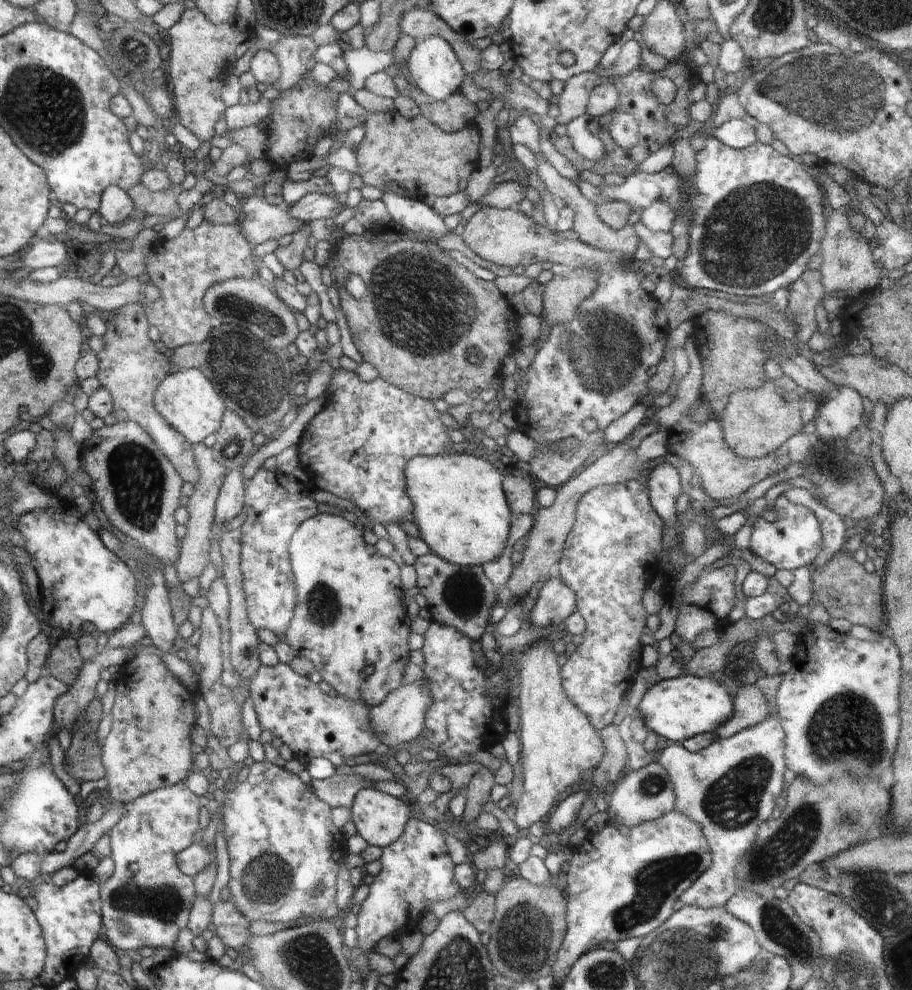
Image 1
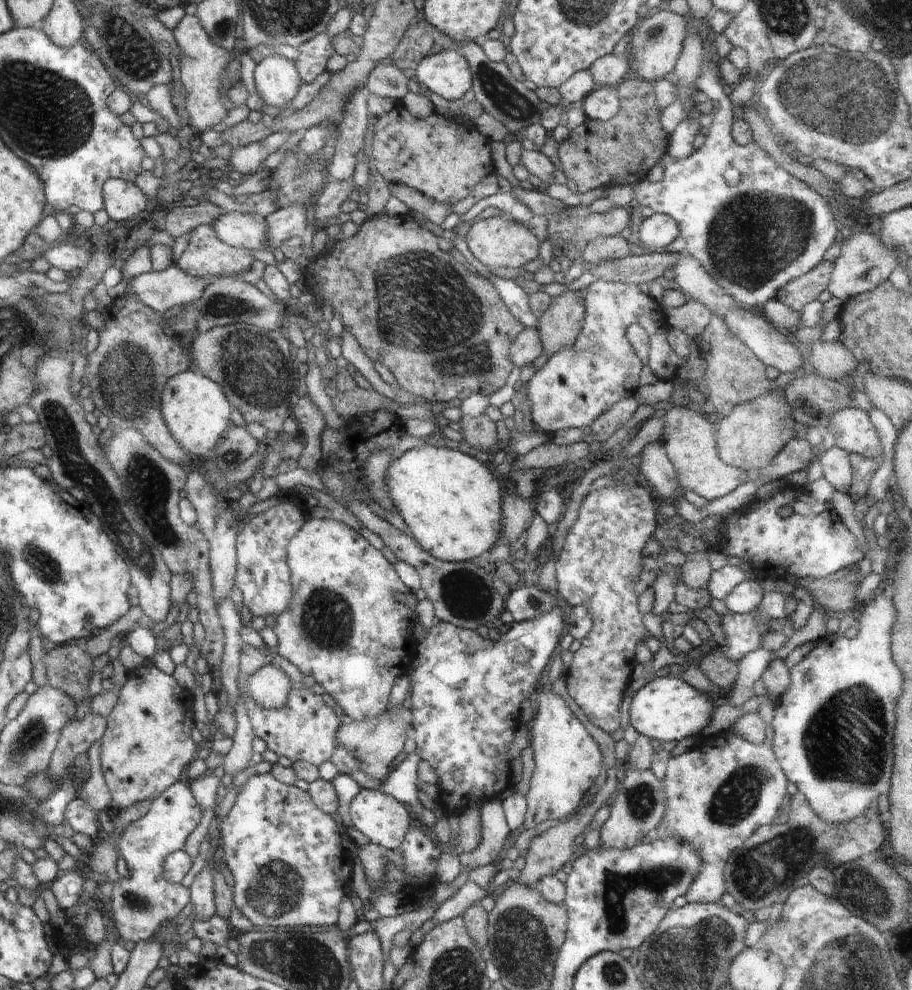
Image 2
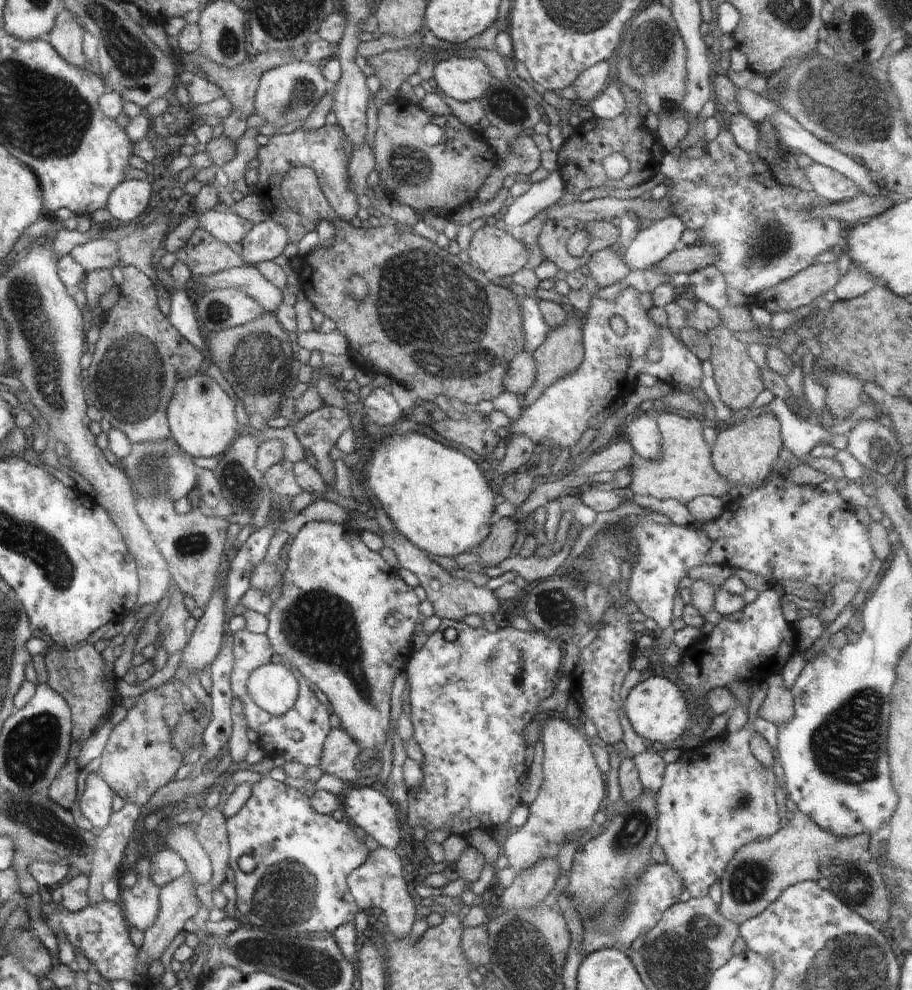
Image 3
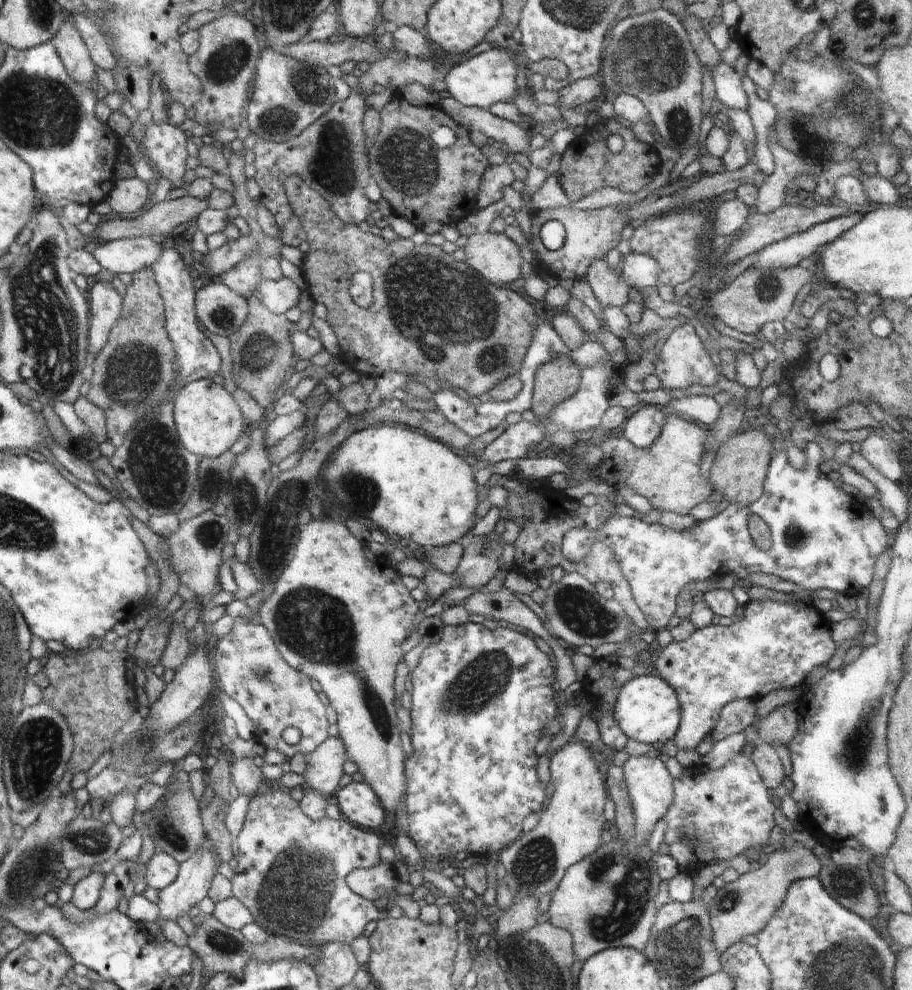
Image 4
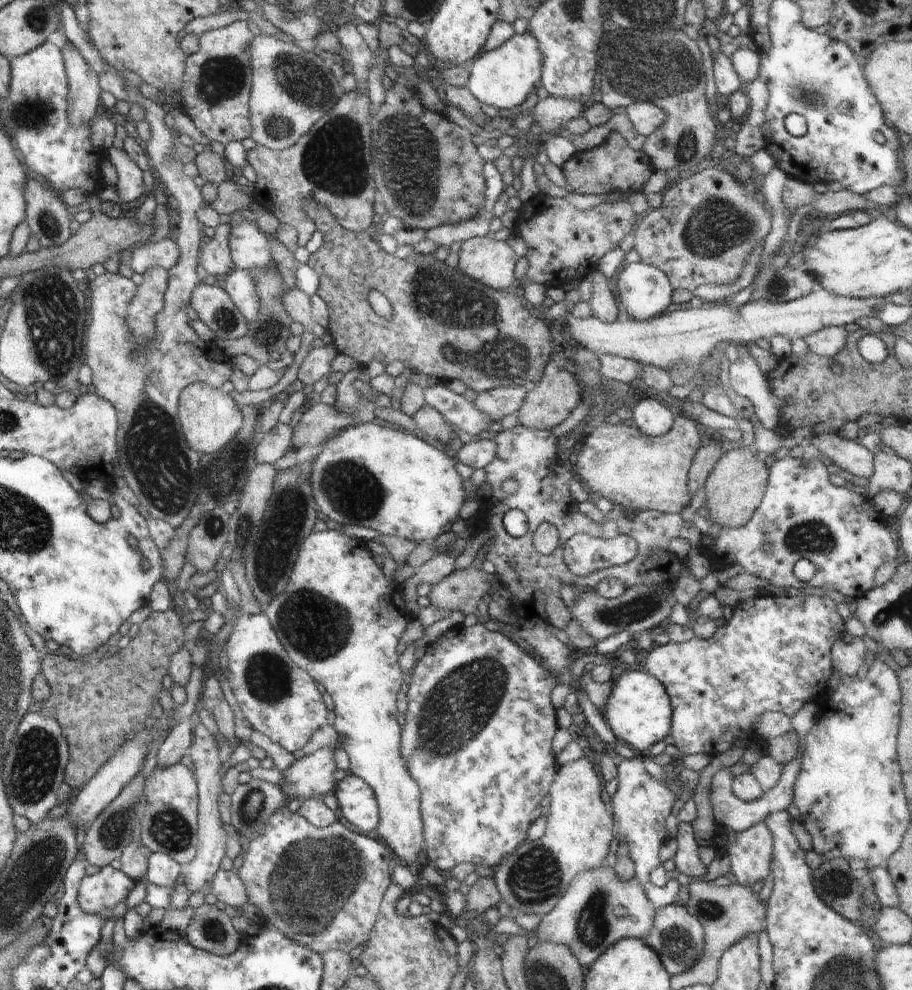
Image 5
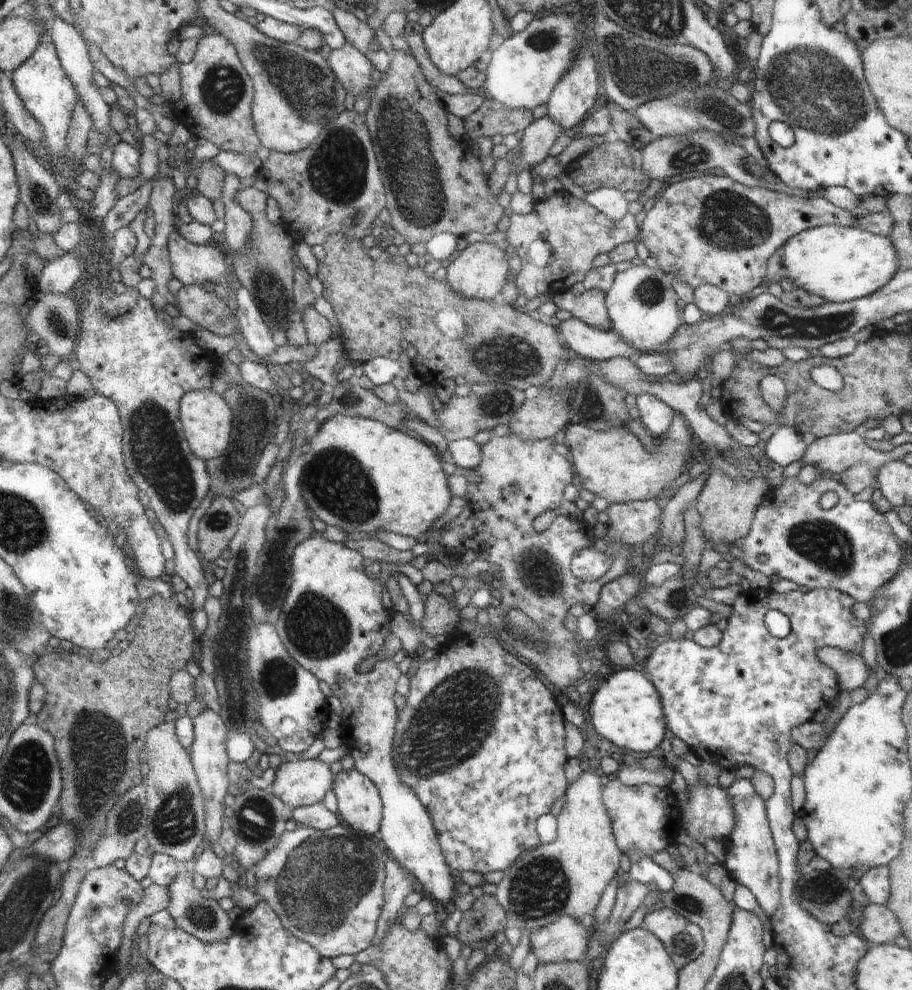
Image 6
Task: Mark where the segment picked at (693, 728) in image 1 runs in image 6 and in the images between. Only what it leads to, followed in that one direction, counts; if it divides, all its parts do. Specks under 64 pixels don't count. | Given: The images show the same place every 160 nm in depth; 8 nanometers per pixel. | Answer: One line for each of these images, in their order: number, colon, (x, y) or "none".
2: (668, 709)
3: (656, 708)
4: (647, 709)
5: (638, 710)
6: (626, 710)

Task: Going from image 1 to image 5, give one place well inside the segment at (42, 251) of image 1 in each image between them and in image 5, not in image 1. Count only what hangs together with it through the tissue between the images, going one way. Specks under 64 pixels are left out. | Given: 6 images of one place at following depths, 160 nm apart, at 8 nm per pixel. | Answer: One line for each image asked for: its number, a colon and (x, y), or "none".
2: (67, 257)
3: (99, 253)
4: (131, 255)
5: (165, 253)

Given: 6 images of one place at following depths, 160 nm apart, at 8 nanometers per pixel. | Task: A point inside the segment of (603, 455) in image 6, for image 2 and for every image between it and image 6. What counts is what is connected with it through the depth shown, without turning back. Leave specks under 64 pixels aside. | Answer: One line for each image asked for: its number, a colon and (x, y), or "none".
2: (688, 439)
3: (684, 471)
4: (667, 473)
5: (639, 472)

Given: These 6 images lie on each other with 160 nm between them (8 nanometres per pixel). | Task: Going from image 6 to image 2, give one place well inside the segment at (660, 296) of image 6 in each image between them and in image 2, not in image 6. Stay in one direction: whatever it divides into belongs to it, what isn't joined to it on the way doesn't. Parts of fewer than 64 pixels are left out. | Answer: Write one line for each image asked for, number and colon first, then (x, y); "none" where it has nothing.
2: (657, 231)
3: (653, 244)
4: (639, 270)
5: (645, 292)

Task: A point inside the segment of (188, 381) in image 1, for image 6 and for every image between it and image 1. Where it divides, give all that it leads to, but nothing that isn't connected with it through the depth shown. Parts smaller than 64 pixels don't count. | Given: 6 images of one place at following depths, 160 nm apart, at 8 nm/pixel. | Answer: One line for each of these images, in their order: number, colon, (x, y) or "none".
2: (197, 412)
3: (201, 416)
4: (208, 420)
5: (209, 417)
6: (207, 418)

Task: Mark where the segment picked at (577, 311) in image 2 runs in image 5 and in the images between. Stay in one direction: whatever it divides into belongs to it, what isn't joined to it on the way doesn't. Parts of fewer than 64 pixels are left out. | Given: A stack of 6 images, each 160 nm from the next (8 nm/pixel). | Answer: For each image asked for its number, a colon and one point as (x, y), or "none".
3: (560, 355)
4: (558, 380)
5: (549, 401)

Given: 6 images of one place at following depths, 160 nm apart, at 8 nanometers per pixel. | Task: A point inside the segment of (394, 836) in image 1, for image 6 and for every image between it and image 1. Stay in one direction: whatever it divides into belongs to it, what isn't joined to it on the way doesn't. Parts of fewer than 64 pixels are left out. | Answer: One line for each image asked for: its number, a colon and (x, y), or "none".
2: (385, 822)
3: (365, 807)
4: (358, 801)
5: (358, 802)
6: (359, 805)

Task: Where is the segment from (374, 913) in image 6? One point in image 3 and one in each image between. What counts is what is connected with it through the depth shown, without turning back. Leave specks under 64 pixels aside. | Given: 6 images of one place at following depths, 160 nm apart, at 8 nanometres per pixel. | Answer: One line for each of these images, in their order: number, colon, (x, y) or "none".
3: (303, 858)
4: (291, 870)
5: (323, 887)

